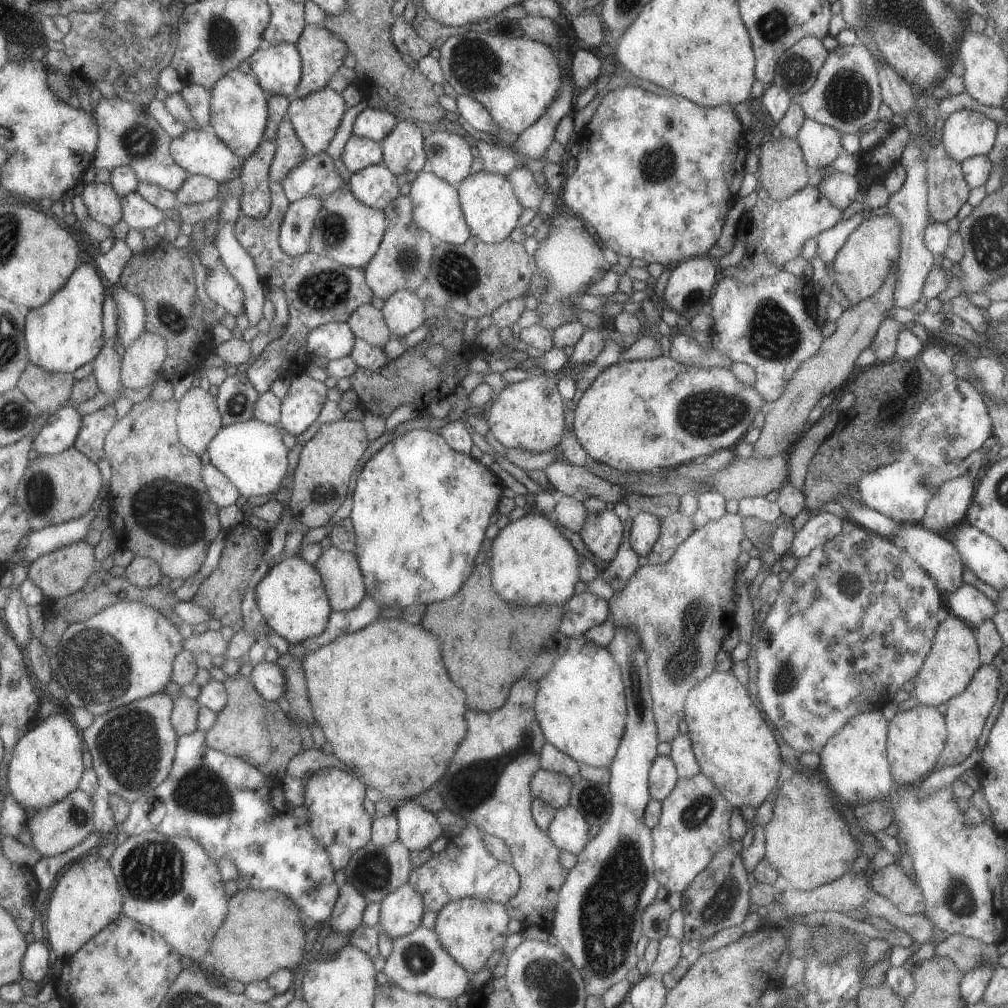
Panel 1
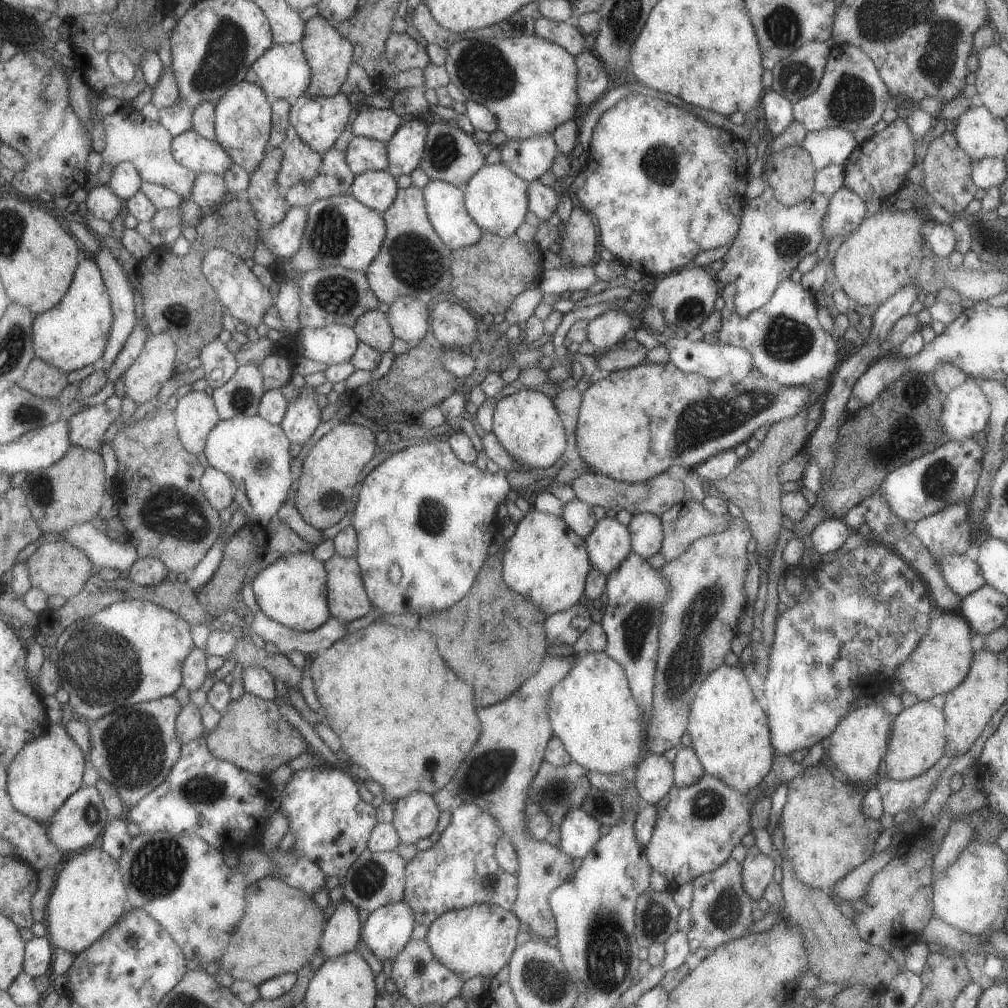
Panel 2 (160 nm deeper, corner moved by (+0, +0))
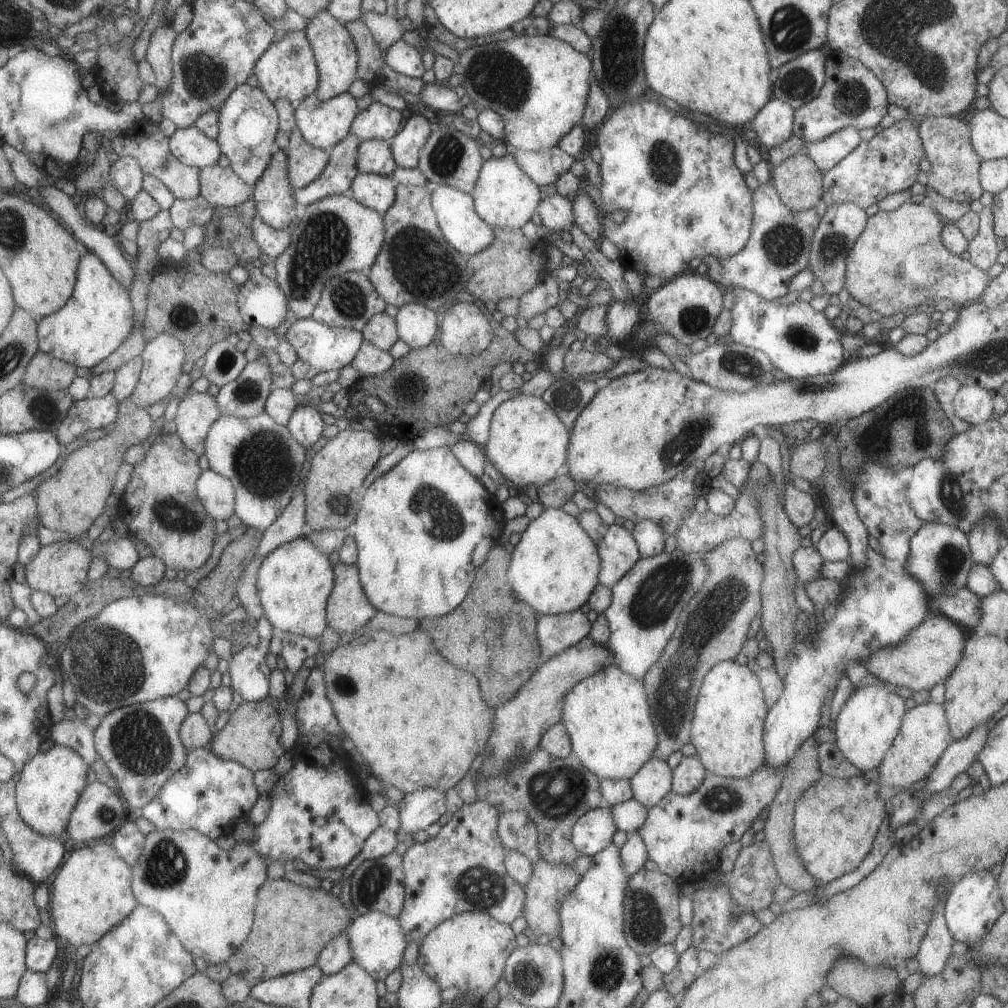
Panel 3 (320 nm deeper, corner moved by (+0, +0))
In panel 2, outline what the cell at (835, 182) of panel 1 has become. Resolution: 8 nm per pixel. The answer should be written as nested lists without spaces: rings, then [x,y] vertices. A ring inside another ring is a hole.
[[[841,187],[828,199],[822,218],[822,238],[828,243],[832,238],[851,234],[867,216],[863,201],[848,188]]]

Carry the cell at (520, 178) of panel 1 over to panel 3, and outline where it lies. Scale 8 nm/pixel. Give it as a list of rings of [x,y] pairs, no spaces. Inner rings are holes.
[[[557,193],[543,201],[540,200],[536,211],[547,232],[561,232],[561,230],[569,232],[574,225],[571,199]]]

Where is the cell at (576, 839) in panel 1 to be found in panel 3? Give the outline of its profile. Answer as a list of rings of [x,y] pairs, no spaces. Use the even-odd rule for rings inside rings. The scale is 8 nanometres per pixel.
[[[603,805],[582,814],[572,826],[570,841],[579,854],[593,856],[611,843],[617,827],[610,807]]]

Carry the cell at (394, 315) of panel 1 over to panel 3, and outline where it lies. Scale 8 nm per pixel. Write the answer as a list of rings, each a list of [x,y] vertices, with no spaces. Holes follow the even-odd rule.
[[[417,303],[400,306],[396,316],[396,331],[410,349],[426,347],[437,338],[437,318],[435,311]]]

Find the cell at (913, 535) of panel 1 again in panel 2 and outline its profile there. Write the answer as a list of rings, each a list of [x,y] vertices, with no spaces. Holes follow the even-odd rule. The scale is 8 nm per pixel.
[[[946,555],[936,563],[948,589],[958,597],[963,598],[986,584],[977,561],[973,562],[967,555]]]

